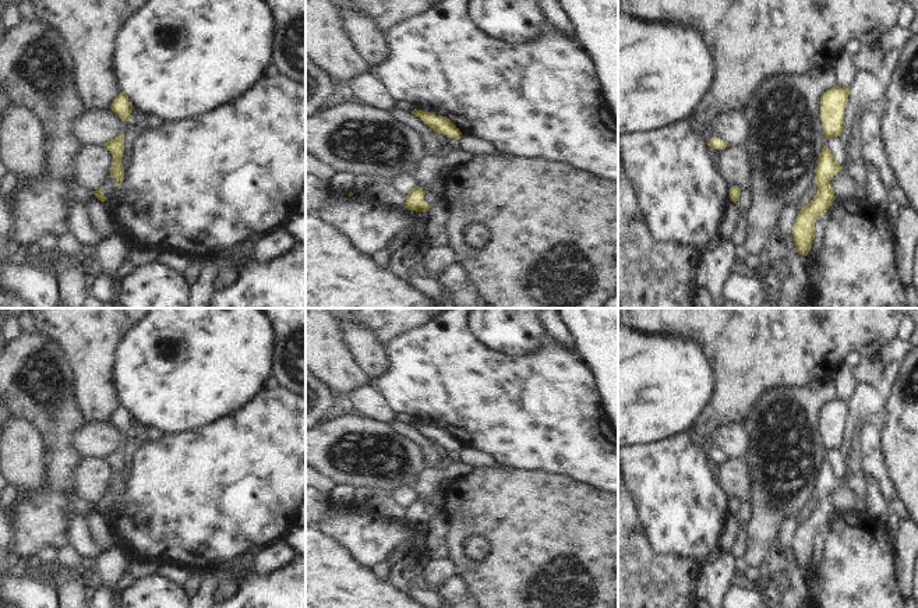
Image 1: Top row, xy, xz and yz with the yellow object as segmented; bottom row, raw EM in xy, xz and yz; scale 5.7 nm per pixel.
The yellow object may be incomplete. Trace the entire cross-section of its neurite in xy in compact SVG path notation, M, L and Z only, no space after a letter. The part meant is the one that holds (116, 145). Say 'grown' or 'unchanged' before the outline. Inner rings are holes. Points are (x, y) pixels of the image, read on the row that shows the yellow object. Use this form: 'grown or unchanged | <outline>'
unchanged | M120 134L120 135L112 138L103 146L106 146L113 156L109 177L114 177L116 178L114 185L119 187L123 181L123 173L124 173L124 167L121 165L121 158L124 153L124 134Z

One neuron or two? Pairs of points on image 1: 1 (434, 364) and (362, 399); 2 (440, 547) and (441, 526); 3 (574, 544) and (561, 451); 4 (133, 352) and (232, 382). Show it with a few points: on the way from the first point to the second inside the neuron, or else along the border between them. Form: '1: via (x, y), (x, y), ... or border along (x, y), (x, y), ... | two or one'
1: border along (371, 384), (396, 413) | two
2: via (440, 541), (440, 532) | one
3: border along (532, 470), (571, 476), (595, 487) | two
4: via (158, 364), (165, 375), (207, 375) | one

